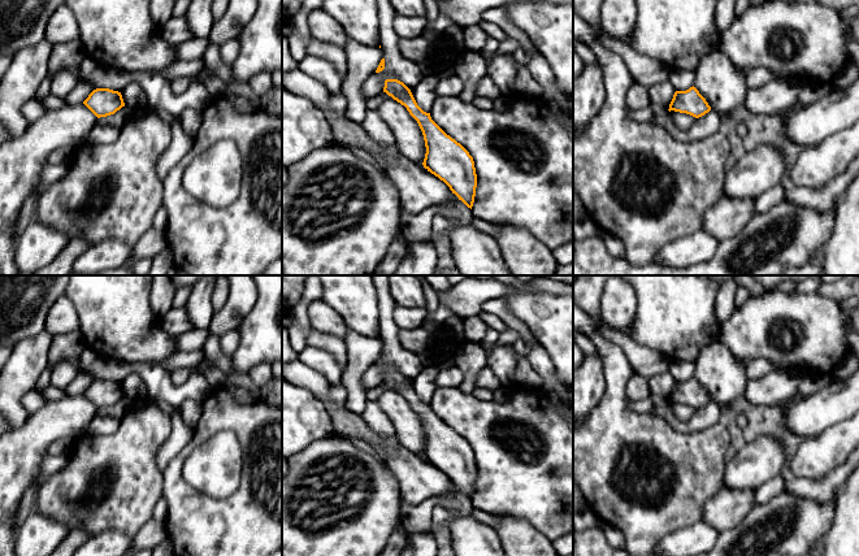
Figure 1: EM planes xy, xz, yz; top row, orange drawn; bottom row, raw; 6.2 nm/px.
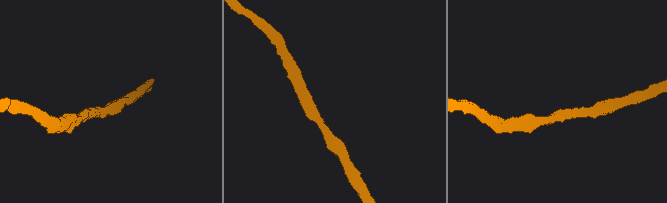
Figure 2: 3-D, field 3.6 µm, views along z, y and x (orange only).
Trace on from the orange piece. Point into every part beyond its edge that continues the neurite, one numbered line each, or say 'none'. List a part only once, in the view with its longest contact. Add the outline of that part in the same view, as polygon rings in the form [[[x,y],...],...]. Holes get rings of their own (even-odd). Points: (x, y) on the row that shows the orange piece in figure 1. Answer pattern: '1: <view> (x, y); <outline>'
none

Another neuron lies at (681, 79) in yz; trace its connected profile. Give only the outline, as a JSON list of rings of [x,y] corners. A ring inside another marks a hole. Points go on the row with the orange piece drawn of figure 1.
[[[669,70],[669,81],[676,91],[686,91],[694,84],[695,71]]]

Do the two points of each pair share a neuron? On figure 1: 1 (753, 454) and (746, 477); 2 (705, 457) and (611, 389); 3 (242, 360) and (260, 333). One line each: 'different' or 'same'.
1: same
2: same
3: same

